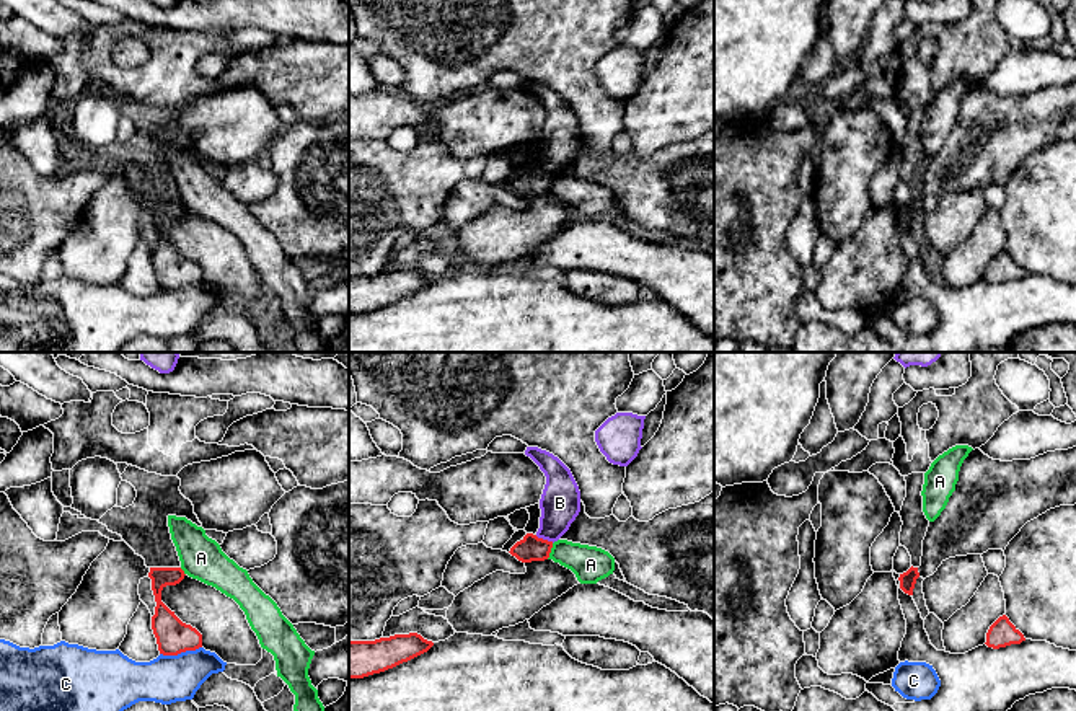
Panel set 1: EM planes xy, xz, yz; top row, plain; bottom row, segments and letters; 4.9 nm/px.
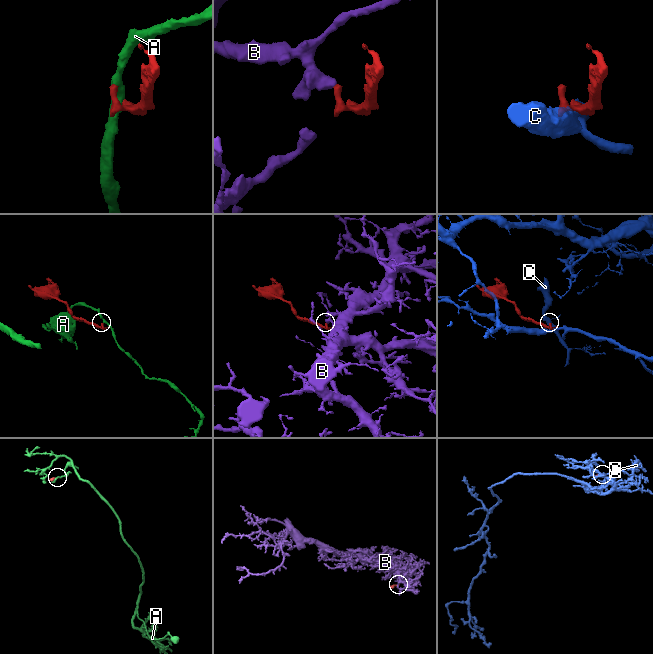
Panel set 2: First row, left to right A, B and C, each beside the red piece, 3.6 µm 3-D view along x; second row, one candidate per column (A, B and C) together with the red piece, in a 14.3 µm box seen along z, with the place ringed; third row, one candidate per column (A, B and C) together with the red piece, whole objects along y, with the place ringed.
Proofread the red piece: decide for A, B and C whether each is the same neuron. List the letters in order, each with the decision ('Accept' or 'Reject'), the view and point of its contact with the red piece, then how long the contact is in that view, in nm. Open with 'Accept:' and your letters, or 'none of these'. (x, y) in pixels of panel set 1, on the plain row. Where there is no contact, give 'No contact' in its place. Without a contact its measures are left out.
Accept: none of these
A: Reject. Touches red at xz (550, 186). Shared border 90 nm
B: Reject. Touches red at xz (545, 175). Shared border 100 nm
C: Reject. Touches red at xy (180, 287). Shared border 220 nm

